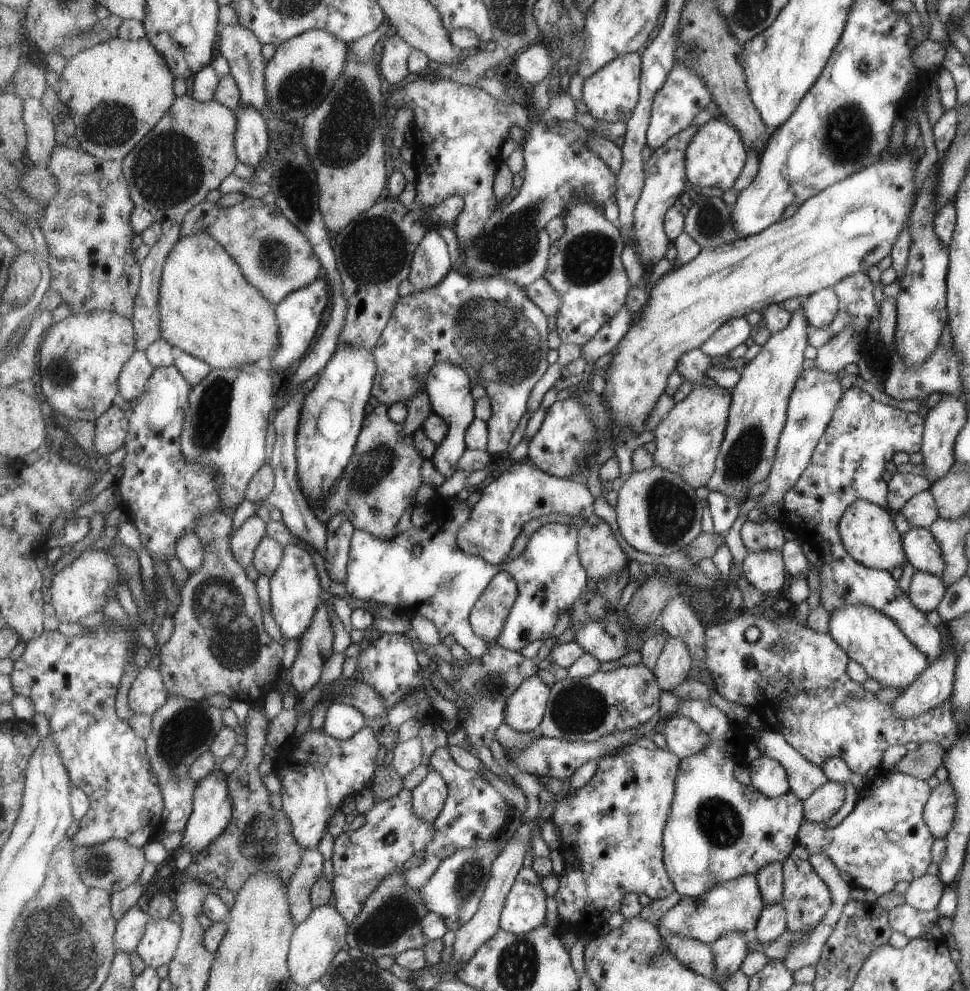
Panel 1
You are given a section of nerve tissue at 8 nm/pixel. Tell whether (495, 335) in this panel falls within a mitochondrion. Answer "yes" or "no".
yes

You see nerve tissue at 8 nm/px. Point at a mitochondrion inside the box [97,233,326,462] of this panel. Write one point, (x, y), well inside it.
(212, 409)

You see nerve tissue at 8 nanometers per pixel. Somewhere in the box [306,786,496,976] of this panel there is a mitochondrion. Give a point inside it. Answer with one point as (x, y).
(396, 913)

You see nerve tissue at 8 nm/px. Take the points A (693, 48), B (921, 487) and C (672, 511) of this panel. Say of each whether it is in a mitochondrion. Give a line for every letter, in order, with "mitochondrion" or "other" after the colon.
A: mitochondrion
B: other
C: mitochondrion

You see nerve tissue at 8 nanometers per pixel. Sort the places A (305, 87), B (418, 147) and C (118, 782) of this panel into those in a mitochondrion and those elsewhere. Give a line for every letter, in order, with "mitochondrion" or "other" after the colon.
A: mitochondrion
B: other
C: other

